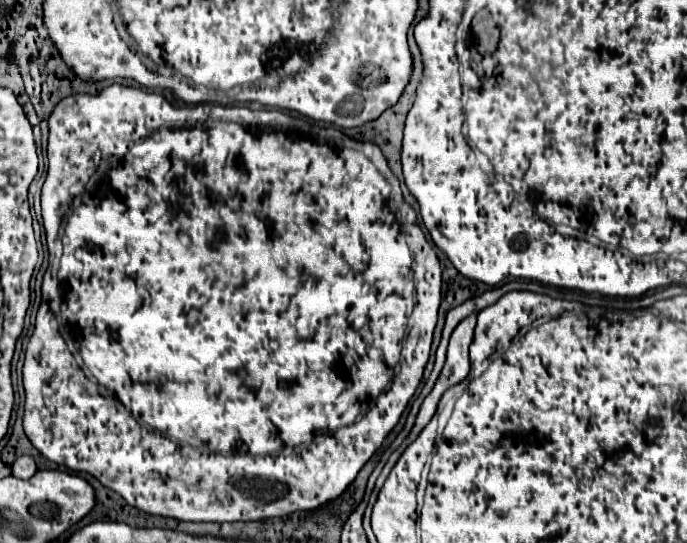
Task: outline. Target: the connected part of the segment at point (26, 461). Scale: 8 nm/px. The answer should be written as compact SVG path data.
M24 455L24 457L18 457L12 465L12 475L18 477L18 479L30 479L34 473L36 473L36 463L32 457Z

